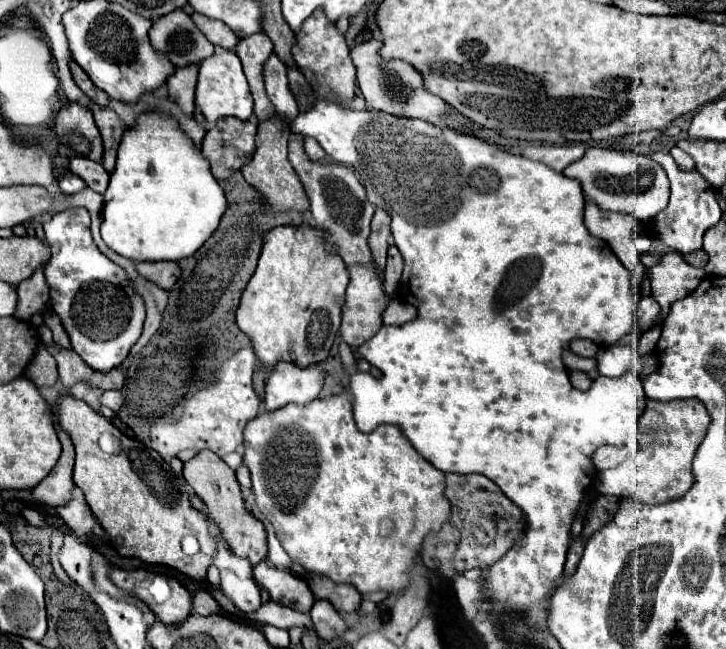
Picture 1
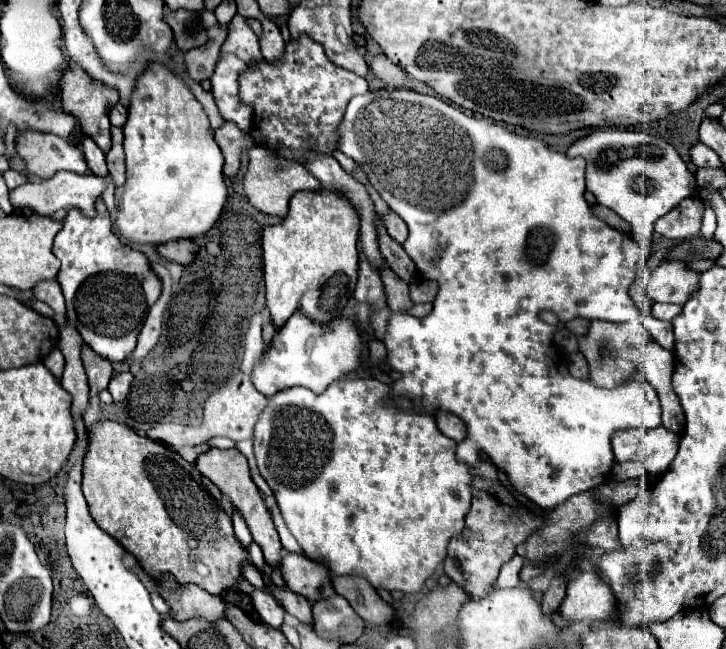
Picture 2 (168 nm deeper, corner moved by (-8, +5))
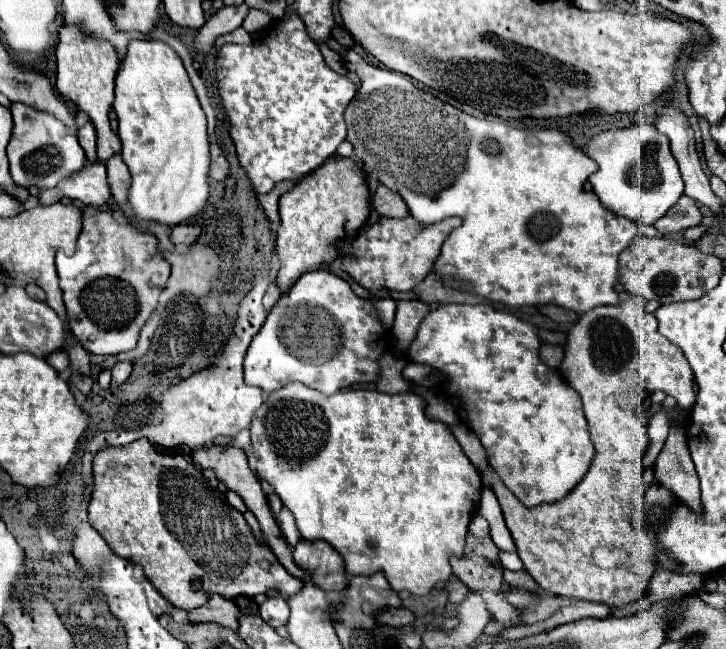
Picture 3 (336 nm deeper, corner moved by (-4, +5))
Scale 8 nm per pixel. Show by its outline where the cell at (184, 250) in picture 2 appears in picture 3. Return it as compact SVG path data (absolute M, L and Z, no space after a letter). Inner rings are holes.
M193 222L193 224L177 224L177 228L173 228L171 232L171 240L177 246L191 246L193 242L197 242L201 234L201 224Z

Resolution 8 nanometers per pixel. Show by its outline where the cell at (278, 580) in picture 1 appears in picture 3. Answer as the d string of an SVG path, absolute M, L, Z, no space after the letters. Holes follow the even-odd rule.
M301 540L293 550L295 562L311 572L311 580L321 590L345 590L347 574L343 558L325 540Z

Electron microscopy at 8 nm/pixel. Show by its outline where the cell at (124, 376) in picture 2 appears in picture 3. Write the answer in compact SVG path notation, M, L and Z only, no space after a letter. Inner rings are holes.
M125 360L125 362L117 362L117 364L113 366L111 386L113 386L113 388L121 386L121 384L129 378L129 374L131 374L131 362L129 362L129 360Z

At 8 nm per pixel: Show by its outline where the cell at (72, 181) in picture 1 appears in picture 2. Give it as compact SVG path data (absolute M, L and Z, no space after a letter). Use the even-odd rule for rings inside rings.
M25 132L19 136L17 146L19 154L29 164L27 170L41 178L51 178L61 170L77 174L89 172L89 166L83 160L81 152L65 138L43 132Z

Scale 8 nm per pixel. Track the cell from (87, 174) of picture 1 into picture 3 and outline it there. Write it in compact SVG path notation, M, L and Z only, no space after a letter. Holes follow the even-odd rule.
M87 122L85 126L81 126L79 132L77 132L77 138L79 138L81 148L87 154L87 160L97 162L97 156L95 156L95 128L93 128L93 124Z

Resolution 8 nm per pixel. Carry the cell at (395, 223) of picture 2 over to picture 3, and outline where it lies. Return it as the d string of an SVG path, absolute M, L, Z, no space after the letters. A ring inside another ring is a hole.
M379 184L373 196L373 208L379 212L379 216L393 216L393 218L403 218L409 212L401 196L397 196L397 192L389 188L383 188L383 184Z

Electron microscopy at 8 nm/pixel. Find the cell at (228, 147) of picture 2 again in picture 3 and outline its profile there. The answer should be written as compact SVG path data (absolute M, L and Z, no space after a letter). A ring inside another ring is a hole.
M211 144L211 168L209 168L209 178L211 180L225 180L229 174L229 164L225 160L225 154L217 144Z

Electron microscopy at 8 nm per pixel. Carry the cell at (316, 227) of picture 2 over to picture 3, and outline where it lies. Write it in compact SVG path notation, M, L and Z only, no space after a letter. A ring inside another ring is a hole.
M331 156L325 164L321 164L321 168L303 176L293 190L281 196L281 226L277 230L277 254L281 268L277 284L283 292L287 292L301 274L317 270L325 262L333 262L337 256L333 244L341 238L353 238L357 230L363 228L371 210L369 196L363 168L343 156Z

